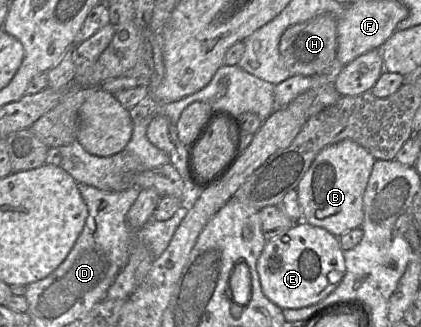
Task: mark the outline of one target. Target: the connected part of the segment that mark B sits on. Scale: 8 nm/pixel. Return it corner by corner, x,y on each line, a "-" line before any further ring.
350,139
322,149
296,188
302,220
324,228
336,237
361,228
364,218
363,195
375,160
365,148

